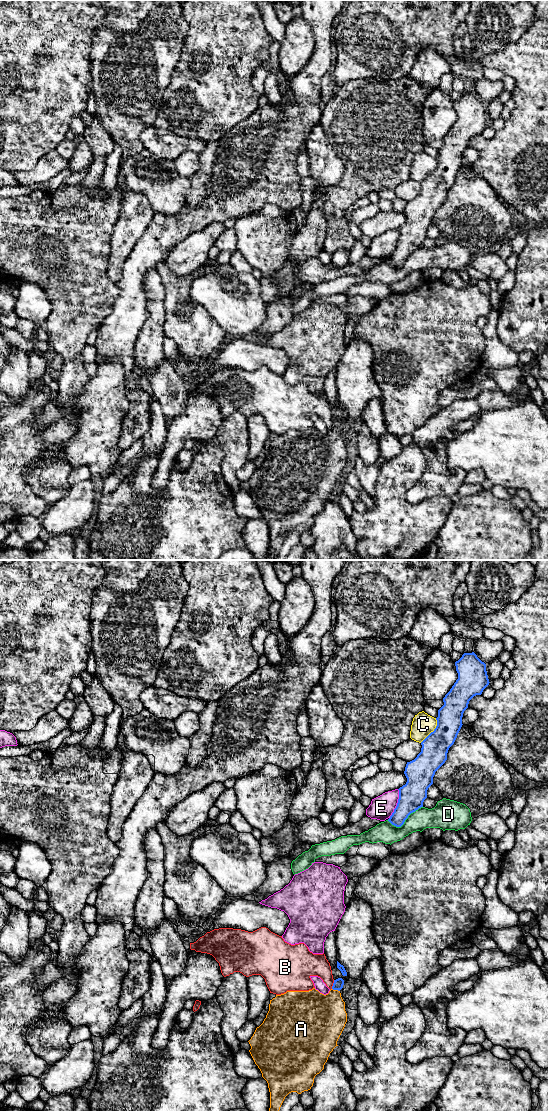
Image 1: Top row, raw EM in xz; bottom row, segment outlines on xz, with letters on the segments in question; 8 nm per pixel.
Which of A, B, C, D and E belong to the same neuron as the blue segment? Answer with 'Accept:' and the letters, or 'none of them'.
Accept: A

